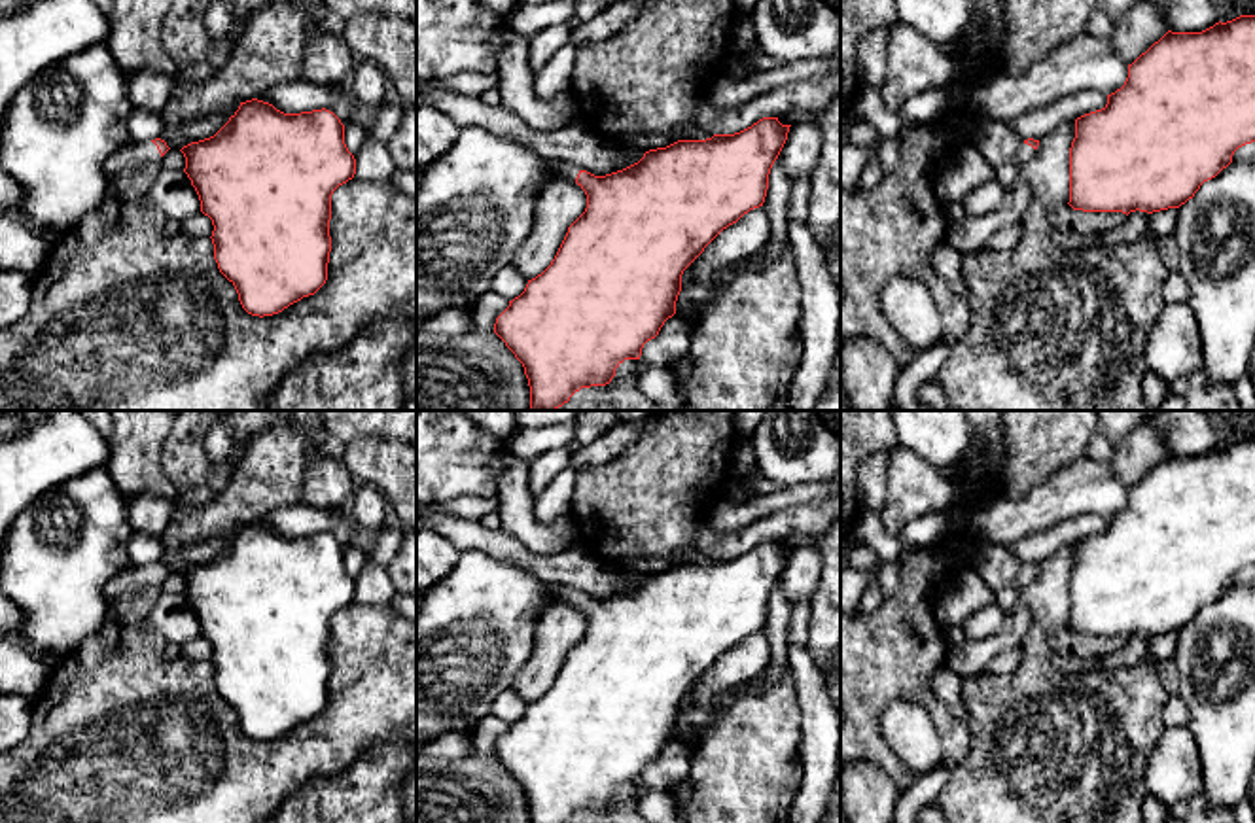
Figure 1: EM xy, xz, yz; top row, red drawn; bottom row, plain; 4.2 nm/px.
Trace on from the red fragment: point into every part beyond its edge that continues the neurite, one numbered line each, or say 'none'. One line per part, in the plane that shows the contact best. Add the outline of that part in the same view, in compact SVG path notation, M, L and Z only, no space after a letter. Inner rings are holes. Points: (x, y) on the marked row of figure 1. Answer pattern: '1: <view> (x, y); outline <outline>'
1: xy (131, 154); outline M127 142L121 149L114 151L104 163L104 174L110 180L125 168L161 161L157 146L150 142Z

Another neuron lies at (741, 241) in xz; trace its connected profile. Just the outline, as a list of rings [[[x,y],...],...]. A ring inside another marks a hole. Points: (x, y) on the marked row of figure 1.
[[[763,206],[750,210],[736,223],[723,229],[695,263],[695,284],[706,284],[723,267],[740,265],[767,248],[770,221]]]

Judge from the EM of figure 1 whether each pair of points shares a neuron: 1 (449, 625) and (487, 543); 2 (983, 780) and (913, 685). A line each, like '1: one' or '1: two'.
1: two
2: two

